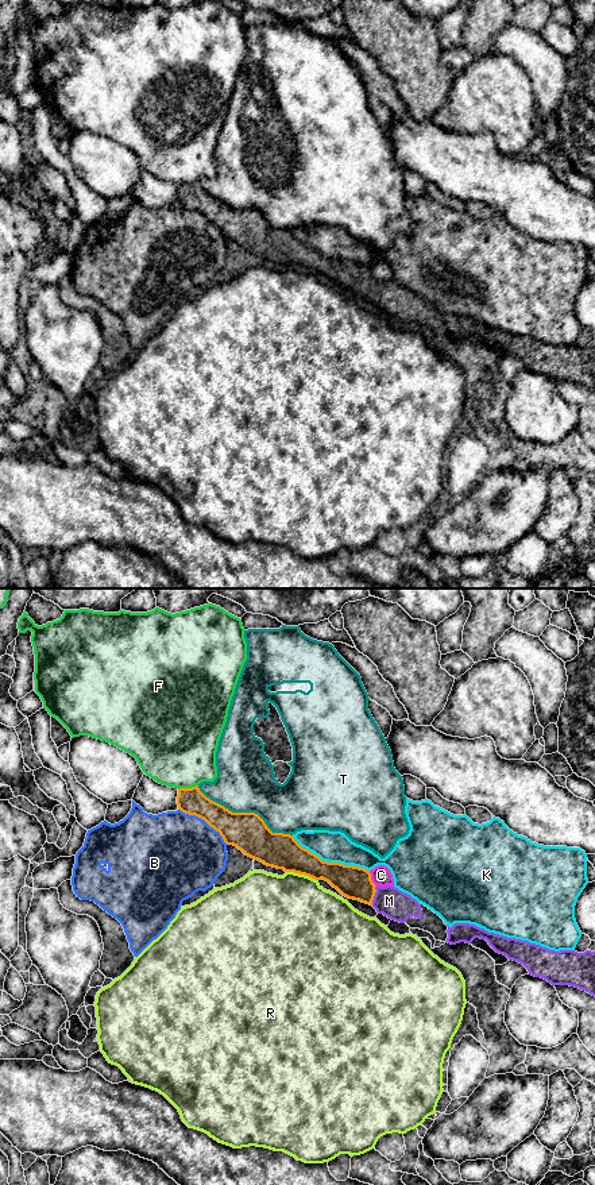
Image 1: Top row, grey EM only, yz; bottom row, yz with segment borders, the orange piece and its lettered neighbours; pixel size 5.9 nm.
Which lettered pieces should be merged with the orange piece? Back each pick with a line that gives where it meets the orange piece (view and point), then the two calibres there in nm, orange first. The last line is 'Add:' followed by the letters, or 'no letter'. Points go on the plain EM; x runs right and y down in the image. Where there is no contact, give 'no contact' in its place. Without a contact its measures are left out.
M: meets orange in yz at (374, 290); 190 nm thick on the orange side, 180 nm on the other
Add: M

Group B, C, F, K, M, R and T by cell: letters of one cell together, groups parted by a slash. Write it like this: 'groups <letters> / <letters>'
groups B / C / F / K / M / R / T

